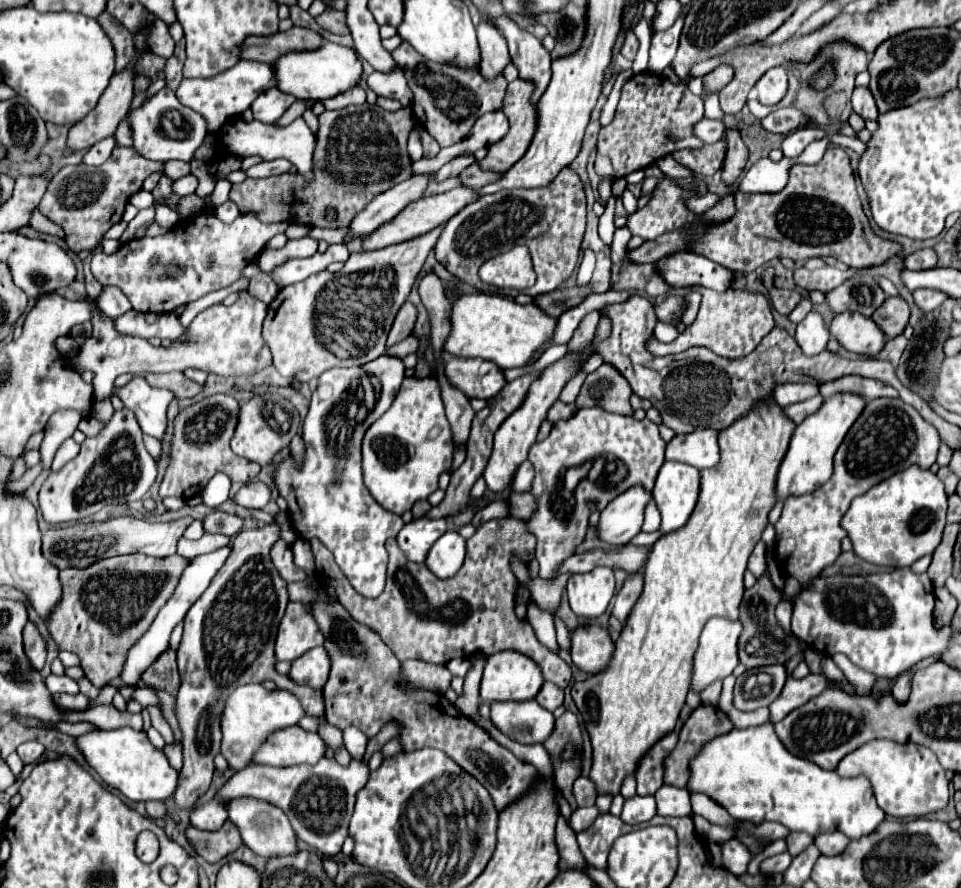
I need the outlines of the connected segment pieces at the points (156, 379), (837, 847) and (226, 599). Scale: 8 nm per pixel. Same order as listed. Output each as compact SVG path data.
M171 372L171 374L147 374L145 380L151 386L157 388L167 388L175 394L175 398L193 398L201 392L201 386L195 384L193 380L189 380L185 374L181 372Z
M819 834L813 840L813 844L819 848L821 854L835 856L845 850L845 846L849 844L849 838L843 838L843 834Z
M277 522L255 530L241 530L227 562L185 616L185 632L177 650L181 688L175 700L183 730L183 782L179 782L179 790L173 796L177 808L195 808L197 800L209 790L215 772L213 760L221 746L223 706L237 686L269 678L279 688L299 694L299 700L307 706L307 716L323 716L321 690L297 686L287 676L275 672L275 634L289 602L287 582L279 578L269 556L273 544L281 538L279 534Z

